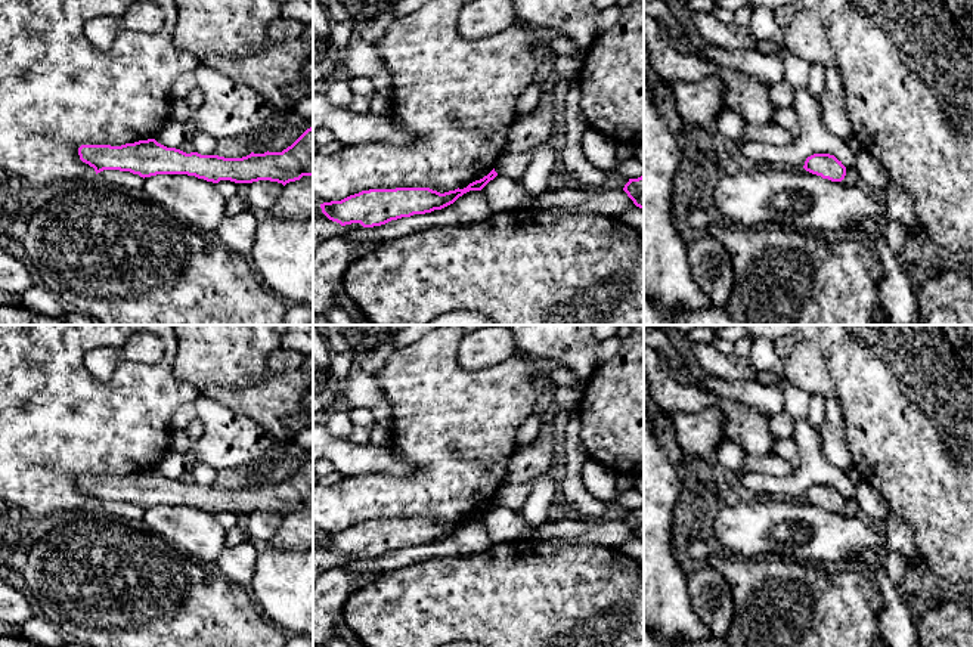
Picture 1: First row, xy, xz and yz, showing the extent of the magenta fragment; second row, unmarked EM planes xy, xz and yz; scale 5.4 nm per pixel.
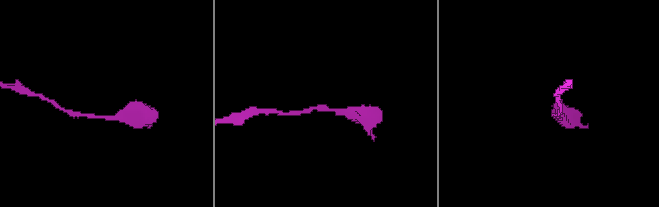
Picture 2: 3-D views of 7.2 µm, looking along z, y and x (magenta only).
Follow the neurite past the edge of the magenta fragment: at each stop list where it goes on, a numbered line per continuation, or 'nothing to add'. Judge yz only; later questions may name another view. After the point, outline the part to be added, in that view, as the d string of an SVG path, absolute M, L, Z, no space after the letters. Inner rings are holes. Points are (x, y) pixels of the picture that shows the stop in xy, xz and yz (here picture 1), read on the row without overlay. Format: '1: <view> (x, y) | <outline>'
nothing to add

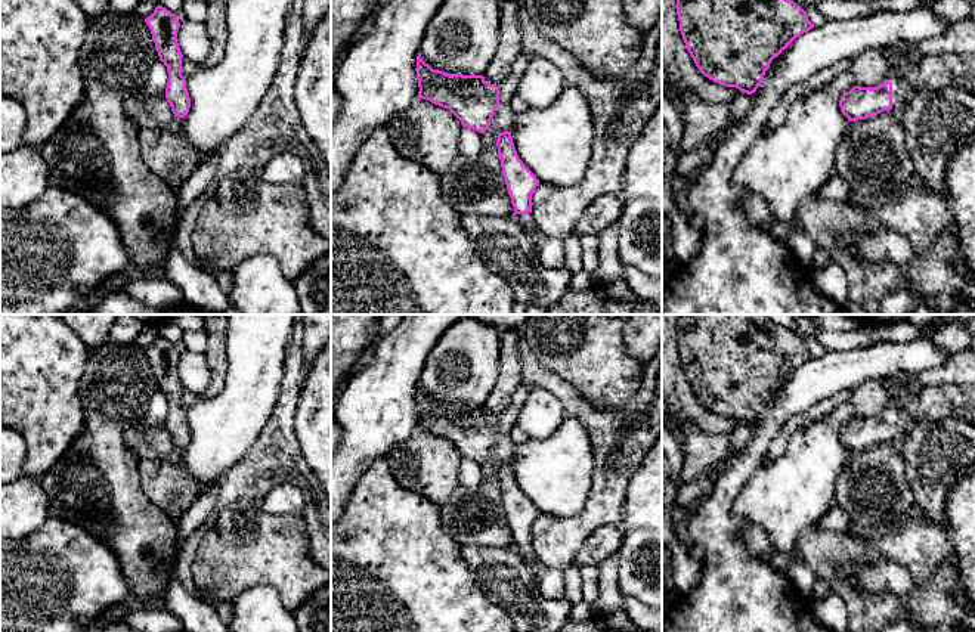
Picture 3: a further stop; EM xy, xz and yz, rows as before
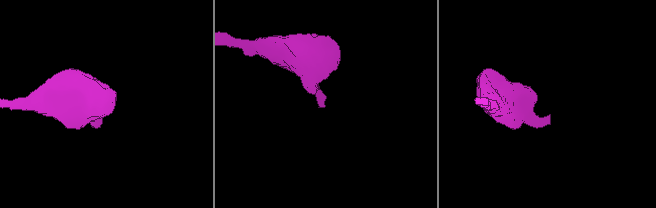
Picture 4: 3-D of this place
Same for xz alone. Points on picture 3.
1: xz (551, 582) | M532 543L513 546L524 561L533 569L539 591L547 600L563 600L564 597L564 571L544 566L535 555Z

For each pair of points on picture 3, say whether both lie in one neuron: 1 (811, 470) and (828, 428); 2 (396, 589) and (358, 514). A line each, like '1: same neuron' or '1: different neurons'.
1: same neuron
2: same neuron

